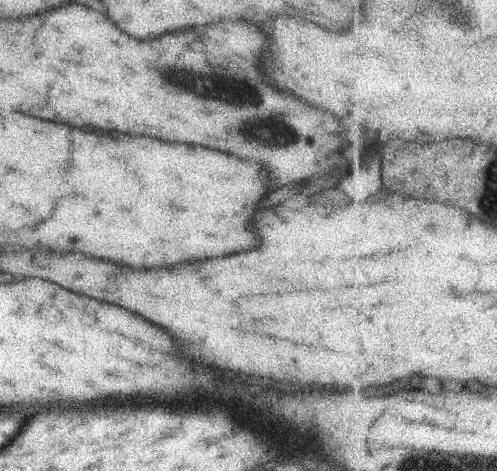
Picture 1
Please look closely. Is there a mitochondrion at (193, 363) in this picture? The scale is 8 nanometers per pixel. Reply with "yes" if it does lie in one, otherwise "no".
no

